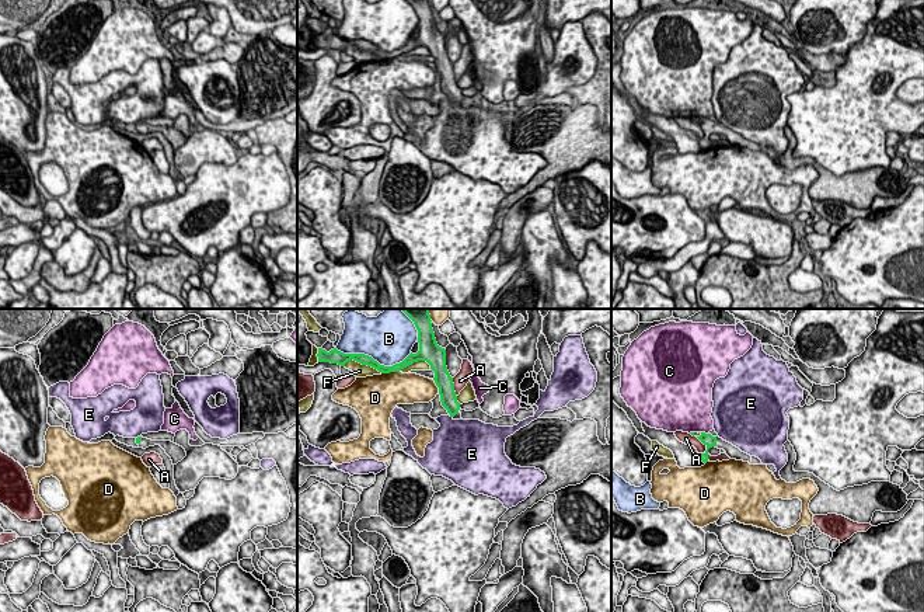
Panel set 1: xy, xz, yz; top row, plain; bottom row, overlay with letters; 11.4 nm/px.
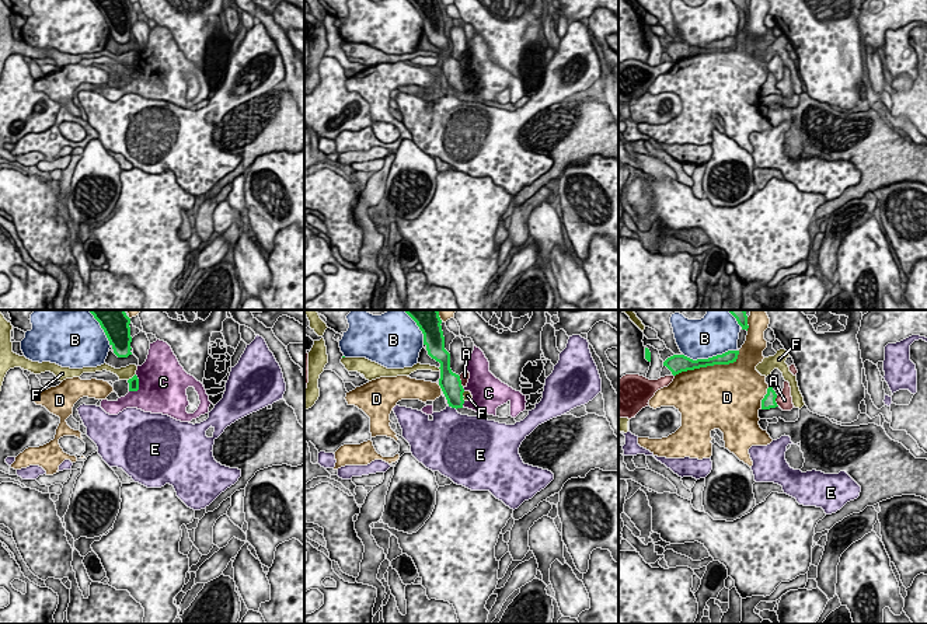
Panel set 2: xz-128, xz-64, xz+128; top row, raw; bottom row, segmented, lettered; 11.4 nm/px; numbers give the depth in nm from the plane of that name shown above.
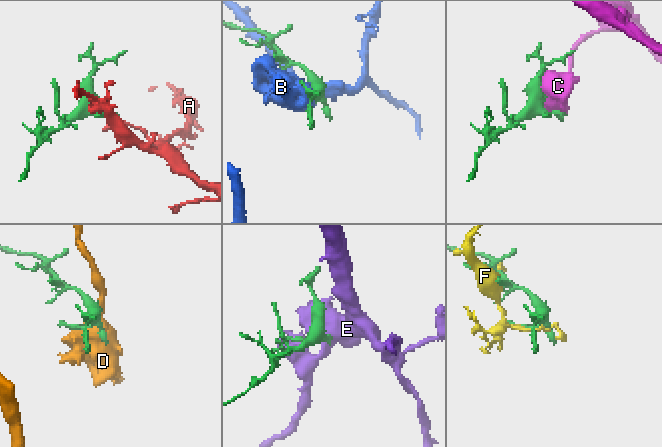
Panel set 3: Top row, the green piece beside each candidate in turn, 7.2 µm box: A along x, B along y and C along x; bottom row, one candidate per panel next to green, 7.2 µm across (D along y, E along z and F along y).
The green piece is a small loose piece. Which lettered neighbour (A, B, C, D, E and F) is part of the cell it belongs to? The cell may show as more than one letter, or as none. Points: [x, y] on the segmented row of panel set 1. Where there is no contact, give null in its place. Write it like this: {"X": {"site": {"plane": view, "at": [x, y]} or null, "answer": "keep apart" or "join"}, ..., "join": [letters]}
{"A": {"site": {"plane": "yz", "at": [707, 448]}, "answer": "keep apart"}, "B": {"site": {"plane": "xz", "at": [372, 358]}, "answer": "keep apart"}, "C": {"site": {"plane": "yz", "at": [704, 433]}, "answer": "keep apart"}, "D": {"site": {"plane": "xz", "at": [390, 371]}, "answer": "keep apart"}, "E": {"site": {"plane": "xy", "at": [138, 437]}, "answer": "keep apart"}, "F": {"site": {"plane": "xz", "at": [363, 364]}, "answer": "keep apart"}, "join": []}

